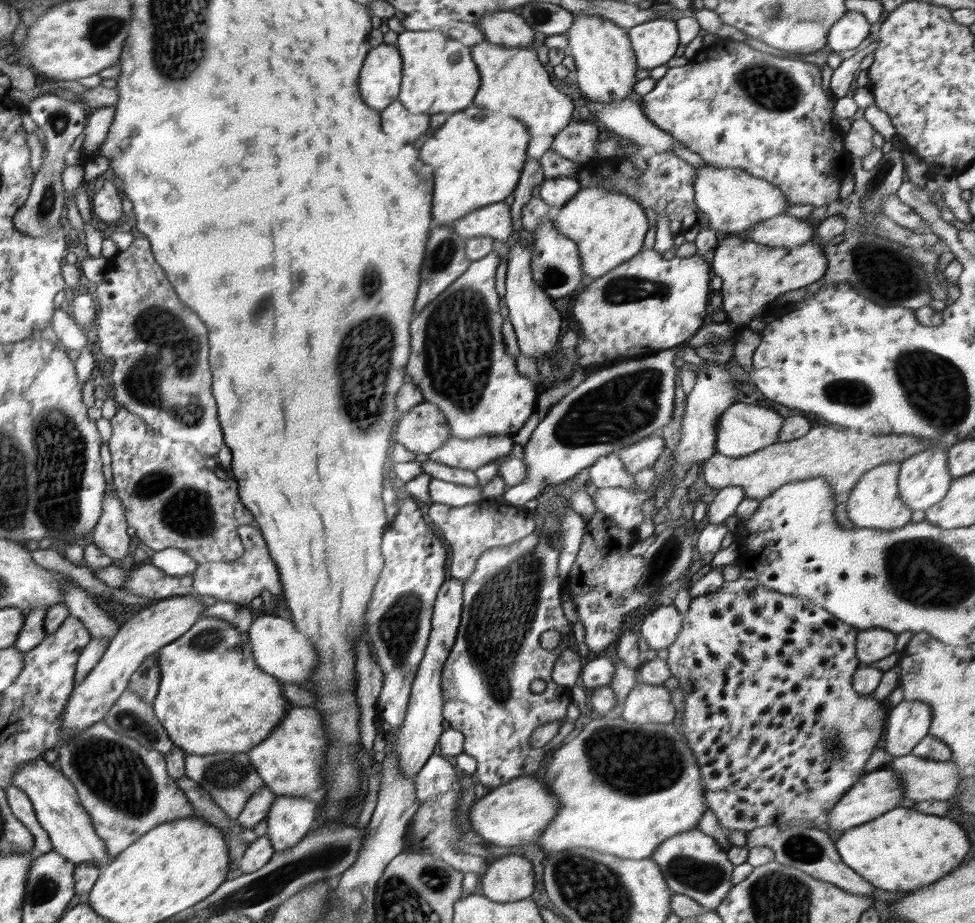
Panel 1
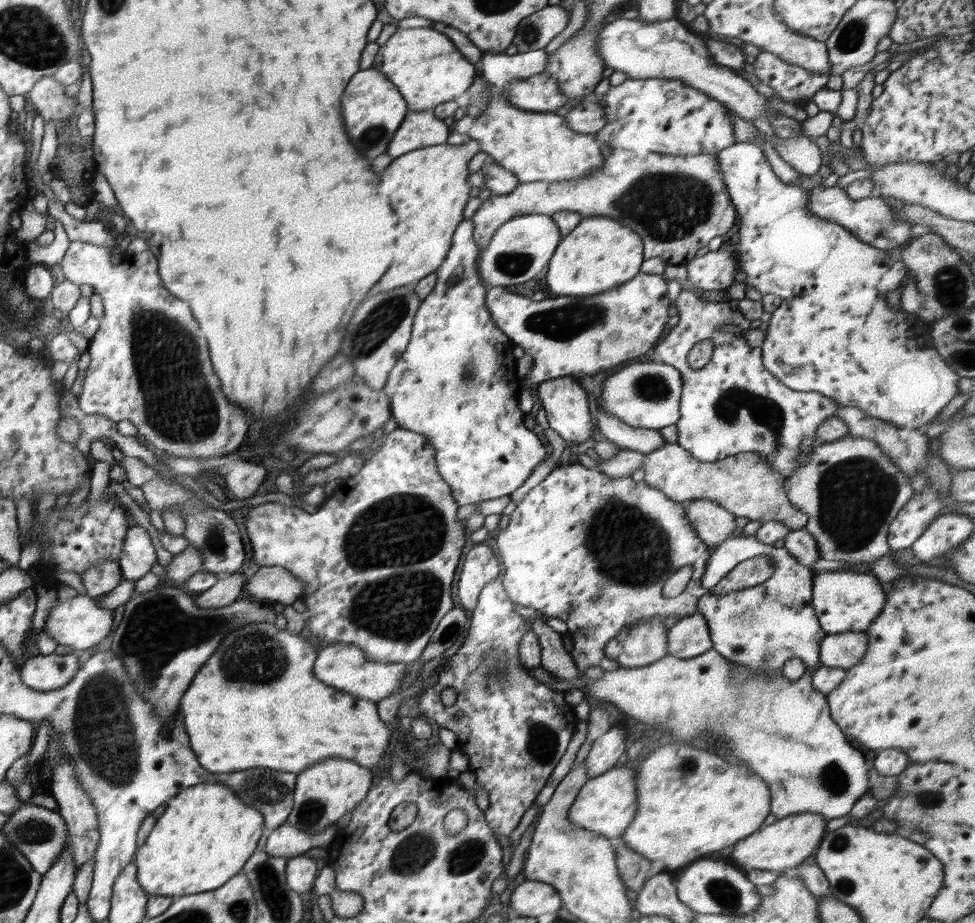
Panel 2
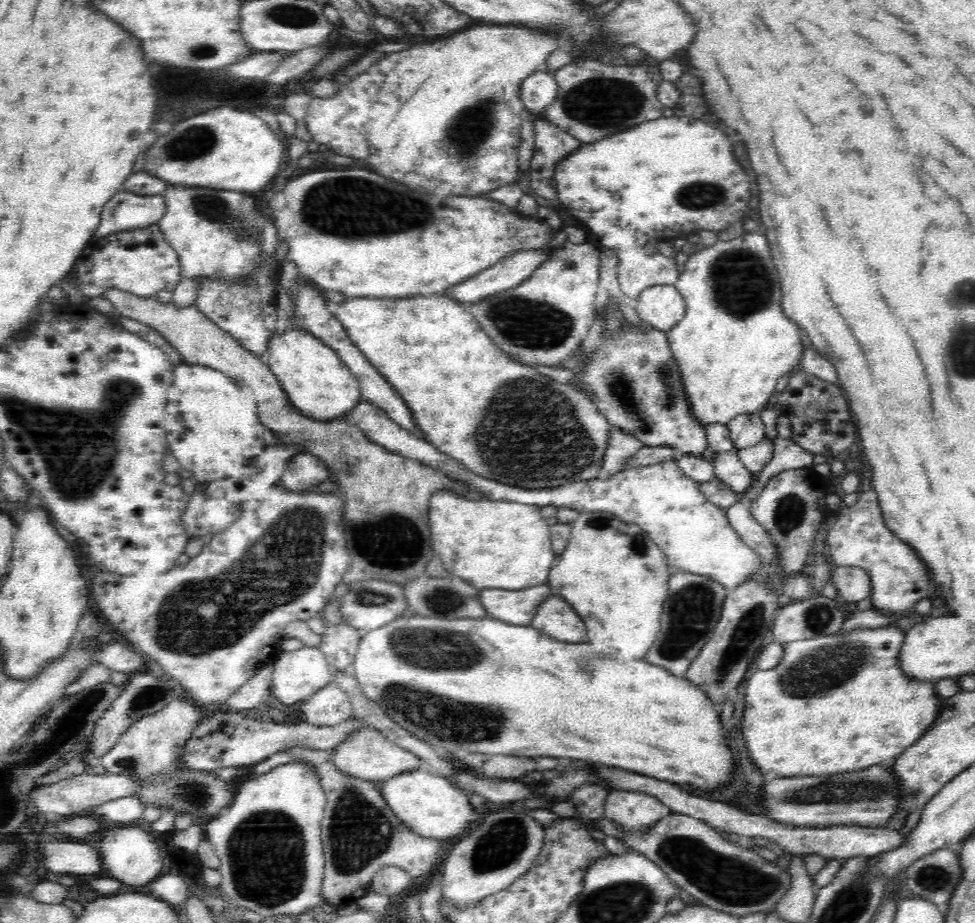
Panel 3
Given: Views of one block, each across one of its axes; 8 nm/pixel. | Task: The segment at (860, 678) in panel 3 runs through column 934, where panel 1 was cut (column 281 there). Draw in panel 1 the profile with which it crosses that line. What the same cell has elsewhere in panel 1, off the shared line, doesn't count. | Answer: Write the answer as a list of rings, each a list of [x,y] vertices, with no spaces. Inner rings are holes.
[[[200,617],[197,620],[195,626],[185,632],[182,636],[179,636],[171,646],[164,646],[159,651],[155,652],[155,659],[157,665],[160,667],[160,682],[157,697],[153,700],[153,713],[160,721],[160,724],[165,728],[170,740],[176,747],[180,747],[186,753],[207,755],[214,754],[222,751],[228,751],[232,753],[243,753],[246,750],[250,750],[252,746],[260,744],[262,740],[276,728],[277,724],[280,724],[281,720],[284,720],[288,709],[293,704],[283,695],[280,680],[270,676],[267,672],[264,672],[255,663],[252,651],[247,649],[249,644],[249,633],[240,632],[233,624],[222,620],[221,618],[212,617]]]

